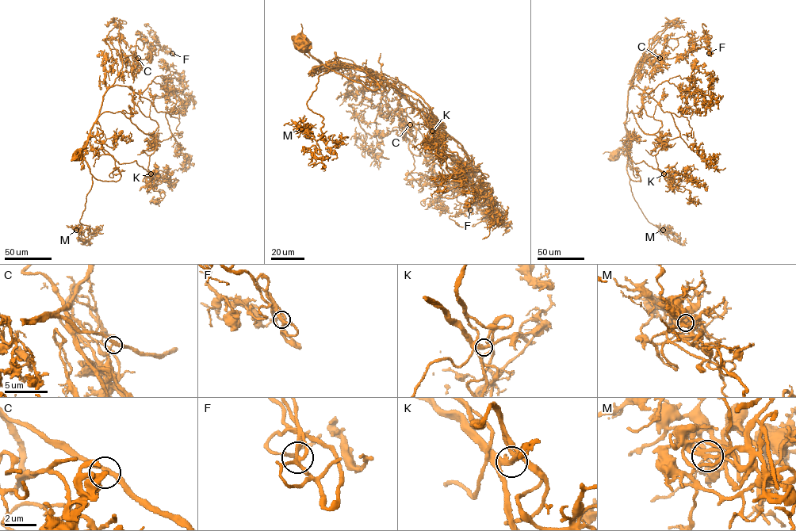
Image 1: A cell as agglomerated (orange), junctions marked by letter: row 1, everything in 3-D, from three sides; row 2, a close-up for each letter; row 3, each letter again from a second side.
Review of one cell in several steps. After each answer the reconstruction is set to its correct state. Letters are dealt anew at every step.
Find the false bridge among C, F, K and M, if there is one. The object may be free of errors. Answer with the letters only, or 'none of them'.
none of them

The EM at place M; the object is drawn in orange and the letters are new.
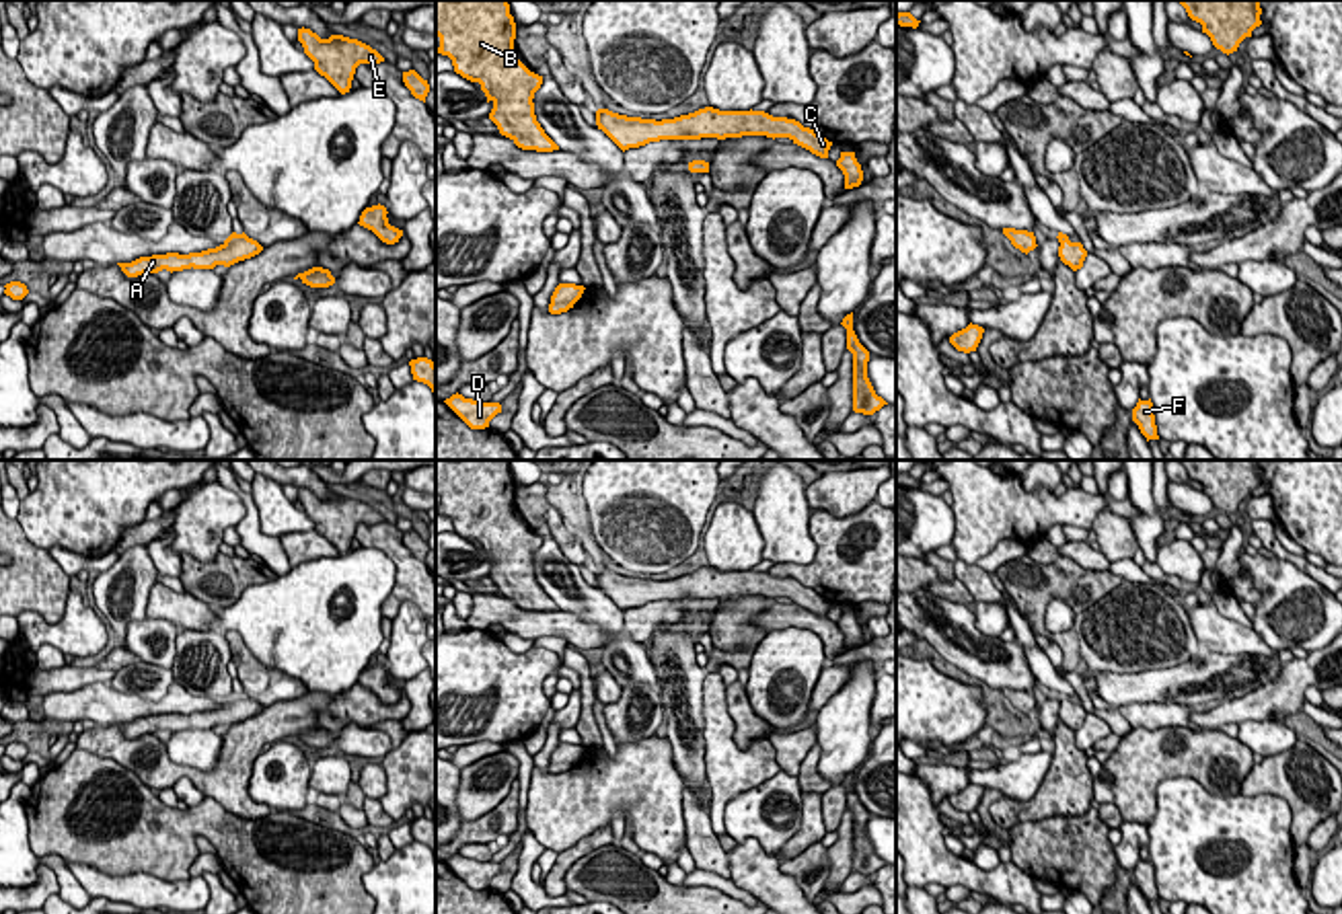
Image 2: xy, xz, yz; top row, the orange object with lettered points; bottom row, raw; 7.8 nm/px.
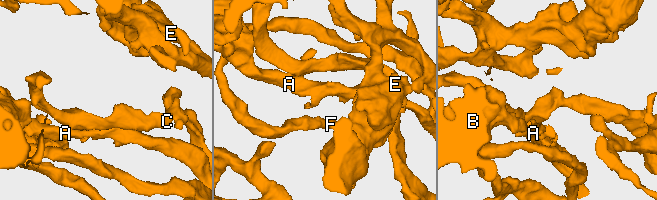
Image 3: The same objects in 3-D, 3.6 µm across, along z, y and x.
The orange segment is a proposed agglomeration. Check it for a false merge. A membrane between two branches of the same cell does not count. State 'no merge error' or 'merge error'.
no merge error

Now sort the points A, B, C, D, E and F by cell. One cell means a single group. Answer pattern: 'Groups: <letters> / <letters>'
Groups: A B C D E F

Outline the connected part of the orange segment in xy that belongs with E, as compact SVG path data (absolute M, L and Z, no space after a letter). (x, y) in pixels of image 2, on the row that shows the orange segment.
M298 29L304 53L314 62L314 70L325 76L341 94L349 92L360 64L380 64L384 58L370 45L343 35L321 39L310 29Z

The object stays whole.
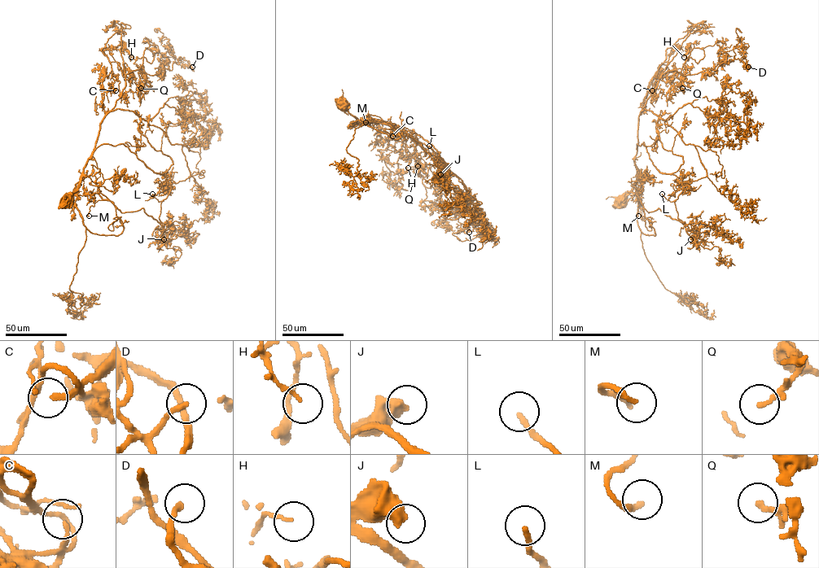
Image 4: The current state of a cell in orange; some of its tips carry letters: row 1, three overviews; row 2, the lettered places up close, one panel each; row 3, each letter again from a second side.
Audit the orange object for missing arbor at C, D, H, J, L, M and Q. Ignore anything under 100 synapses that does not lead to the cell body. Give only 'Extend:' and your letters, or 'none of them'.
Extend: D, L

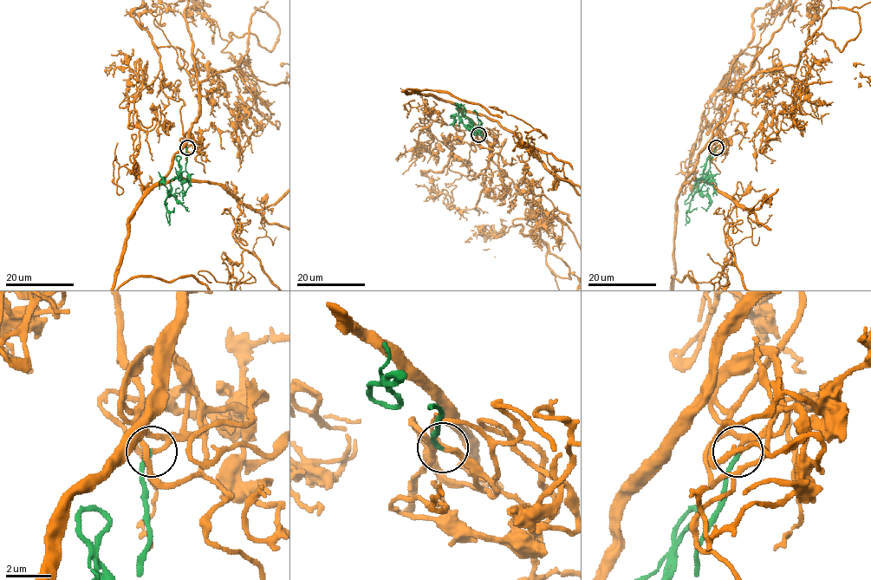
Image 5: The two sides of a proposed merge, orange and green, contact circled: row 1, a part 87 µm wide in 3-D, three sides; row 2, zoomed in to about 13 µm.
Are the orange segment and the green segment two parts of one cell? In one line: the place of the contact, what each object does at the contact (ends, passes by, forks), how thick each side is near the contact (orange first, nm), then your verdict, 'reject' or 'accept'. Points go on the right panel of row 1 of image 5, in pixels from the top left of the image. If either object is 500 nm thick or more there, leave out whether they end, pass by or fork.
at (716, 147); orange passes by; green ends there; 120 nm thick on the orange side, 190 nm on the other; accept

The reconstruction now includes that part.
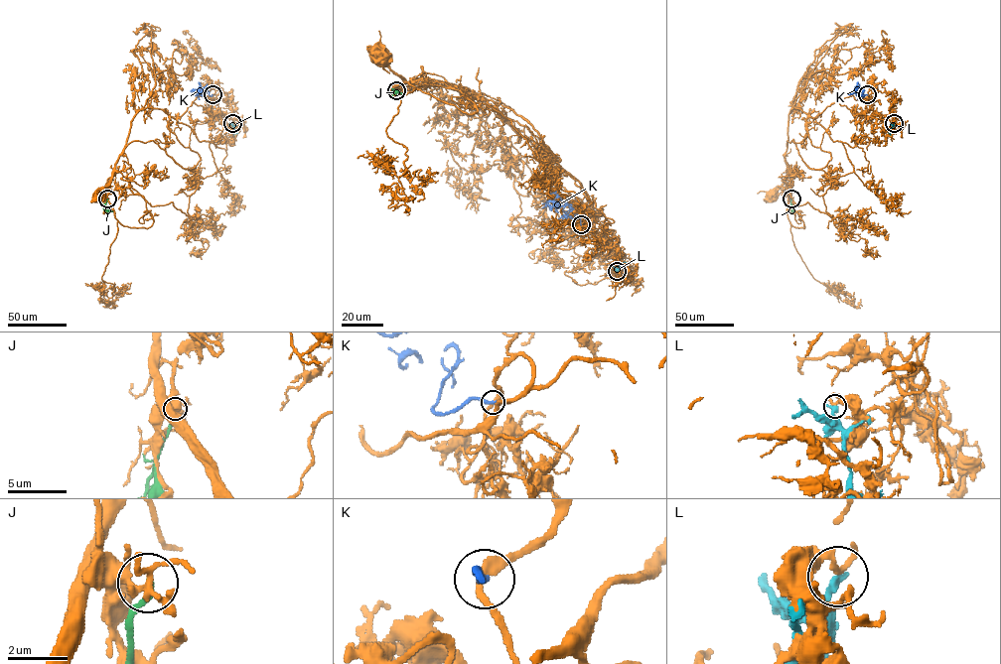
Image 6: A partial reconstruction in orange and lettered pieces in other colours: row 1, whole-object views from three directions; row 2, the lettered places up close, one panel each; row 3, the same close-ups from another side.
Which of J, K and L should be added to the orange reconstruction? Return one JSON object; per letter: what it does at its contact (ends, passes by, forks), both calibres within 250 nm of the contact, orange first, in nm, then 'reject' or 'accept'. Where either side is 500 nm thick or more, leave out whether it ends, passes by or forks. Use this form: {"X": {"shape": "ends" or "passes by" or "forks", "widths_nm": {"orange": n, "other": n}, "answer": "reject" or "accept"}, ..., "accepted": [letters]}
{"J": {"shape": "ends", "widths_nm": {"orange": 240, "other": 220}, "answer": "reject"}, "K": {"shape": "ends", "widths_nm": {"orange": 240, "other": 240}, "answer": "accept"}, "L": {"shape": "ends", "widths_nm": {"orange": 170, "other": 320}, "answer": "reject"}, "accepted": ["K"]}

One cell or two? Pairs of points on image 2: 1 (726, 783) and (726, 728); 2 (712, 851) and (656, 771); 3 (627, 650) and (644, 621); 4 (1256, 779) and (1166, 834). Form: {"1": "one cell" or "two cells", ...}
{"1": "one cell", "2": "two cells", "3": "two cells", "4": "two cells"}

